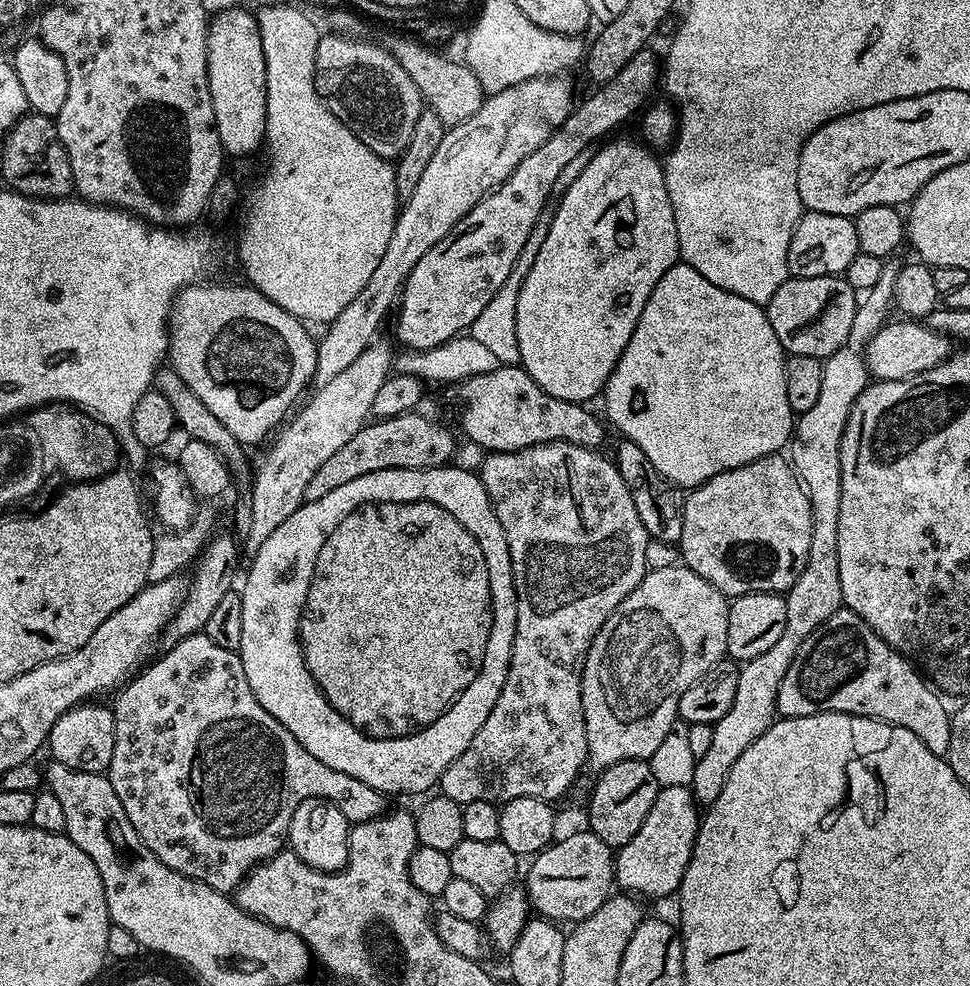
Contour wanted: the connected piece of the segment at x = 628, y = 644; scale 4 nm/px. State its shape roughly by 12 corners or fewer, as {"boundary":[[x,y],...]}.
{"boundary":[[677,562],[606,618],[588,764],[651,761],[725,659],[729,597]]}

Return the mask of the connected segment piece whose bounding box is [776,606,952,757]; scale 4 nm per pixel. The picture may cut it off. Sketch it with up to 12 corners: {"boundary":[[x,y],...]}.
{"boundary":[[841,606],[794,654],[784,718],[841,712],[947,757],[952,716],[917,665]]}

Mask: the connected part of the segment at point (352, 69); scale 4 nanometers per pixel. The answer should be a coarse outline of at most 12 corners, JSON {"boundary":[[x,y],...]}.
{"boundary":[[324,34],[316,89],[395,161],[422,110],[410,74],[368,38]]}

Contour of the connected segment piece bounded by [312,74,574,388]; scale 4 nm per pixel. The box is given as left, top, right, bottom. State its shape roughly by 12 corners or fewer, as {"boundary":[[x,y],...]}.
{"boundary":[[564,74],[447,129],[378,270],[323,329],[316,388],[354,366],[406,278],[572,113]]}

